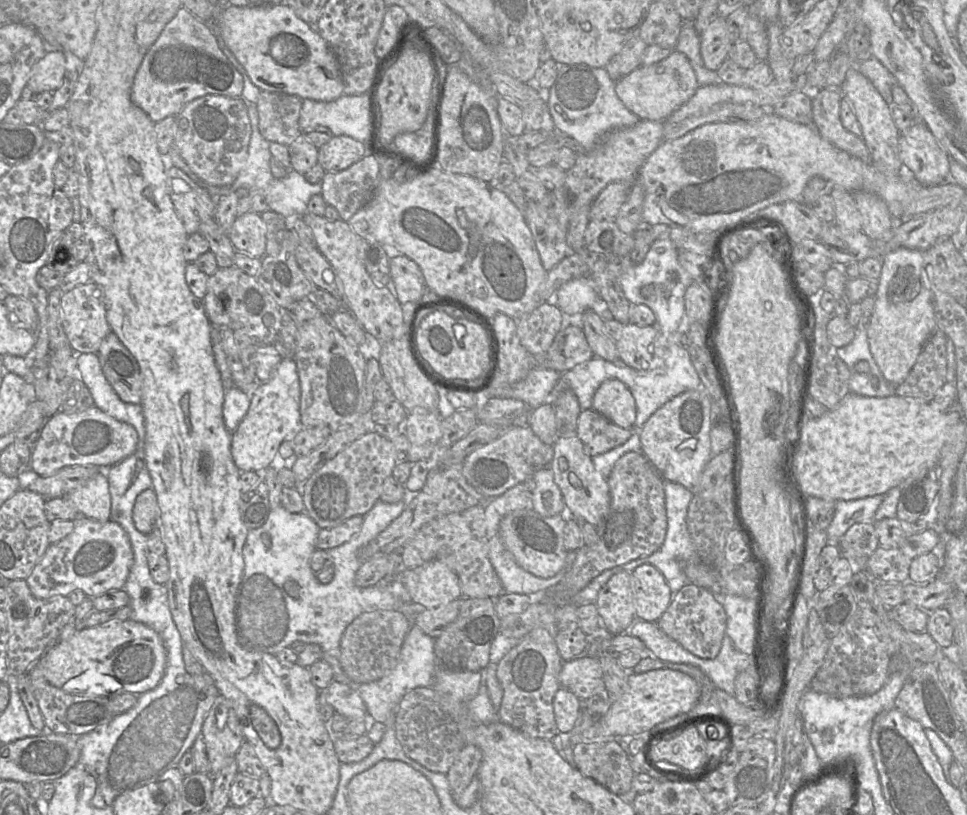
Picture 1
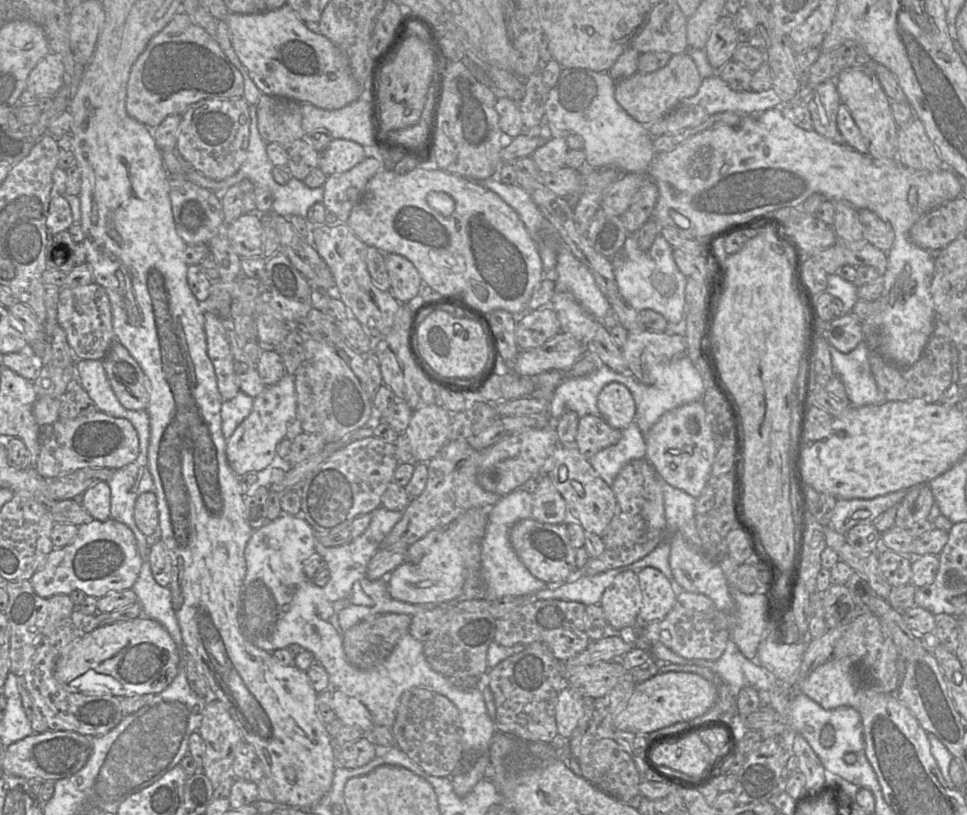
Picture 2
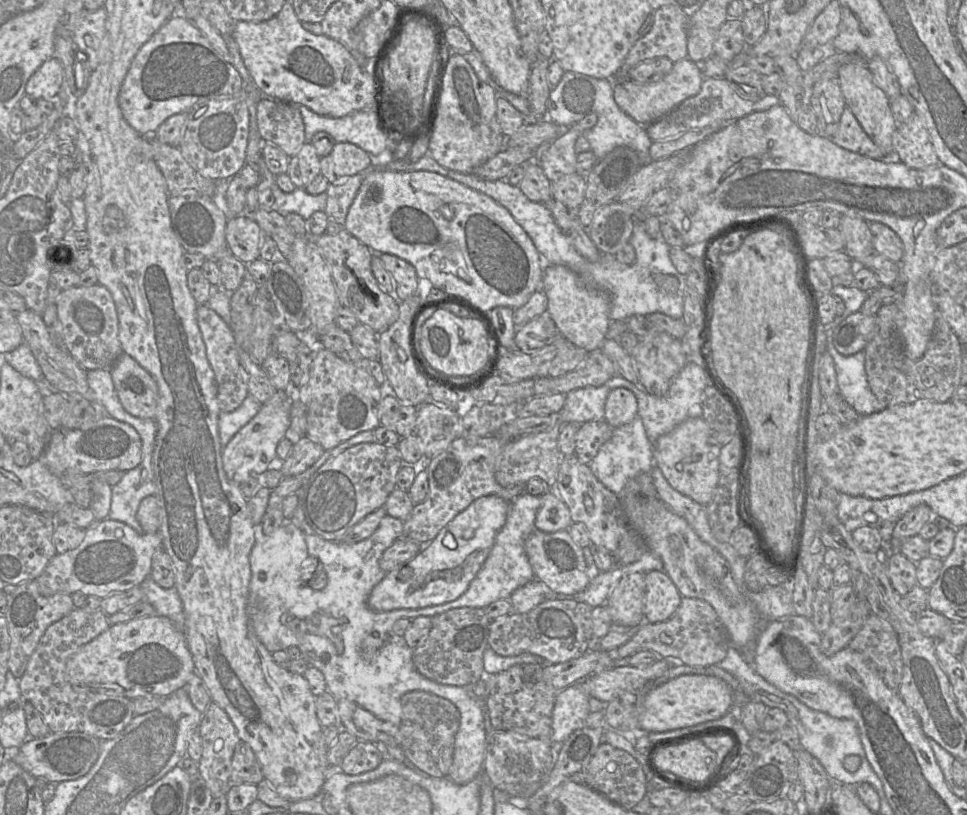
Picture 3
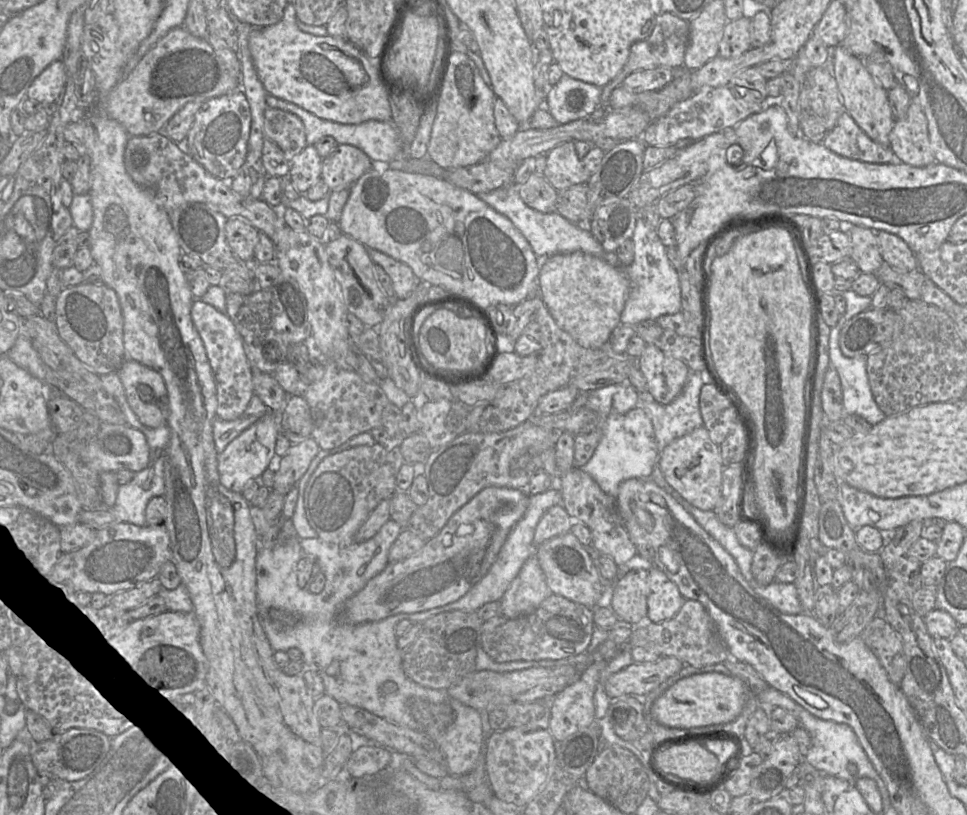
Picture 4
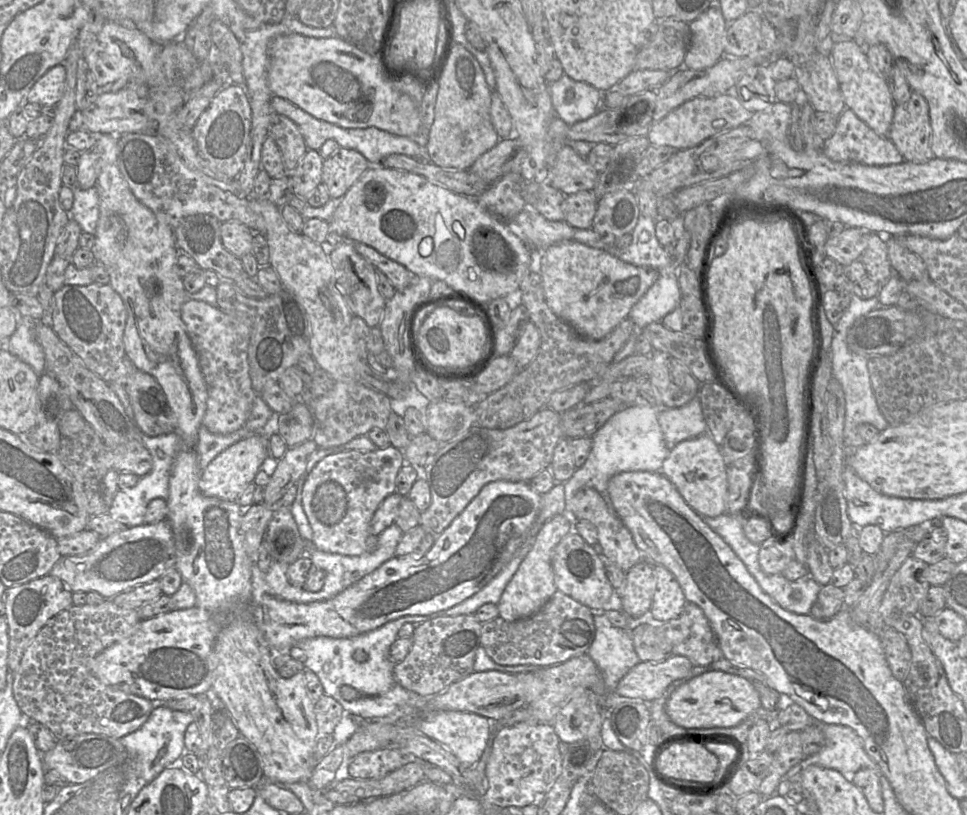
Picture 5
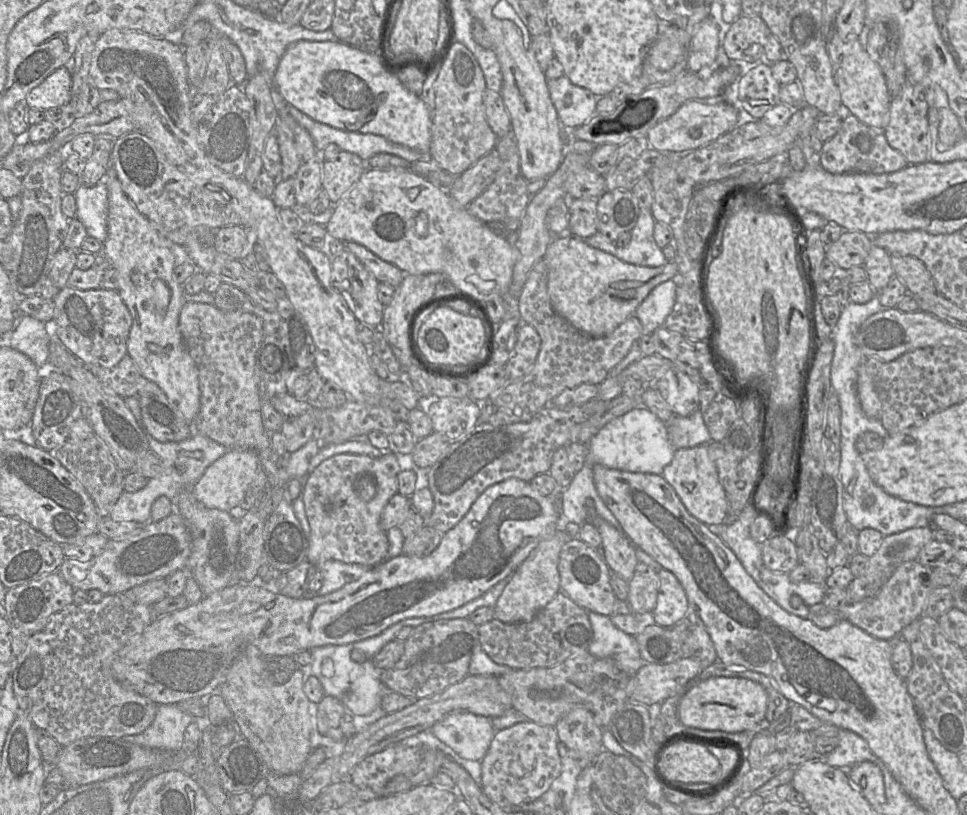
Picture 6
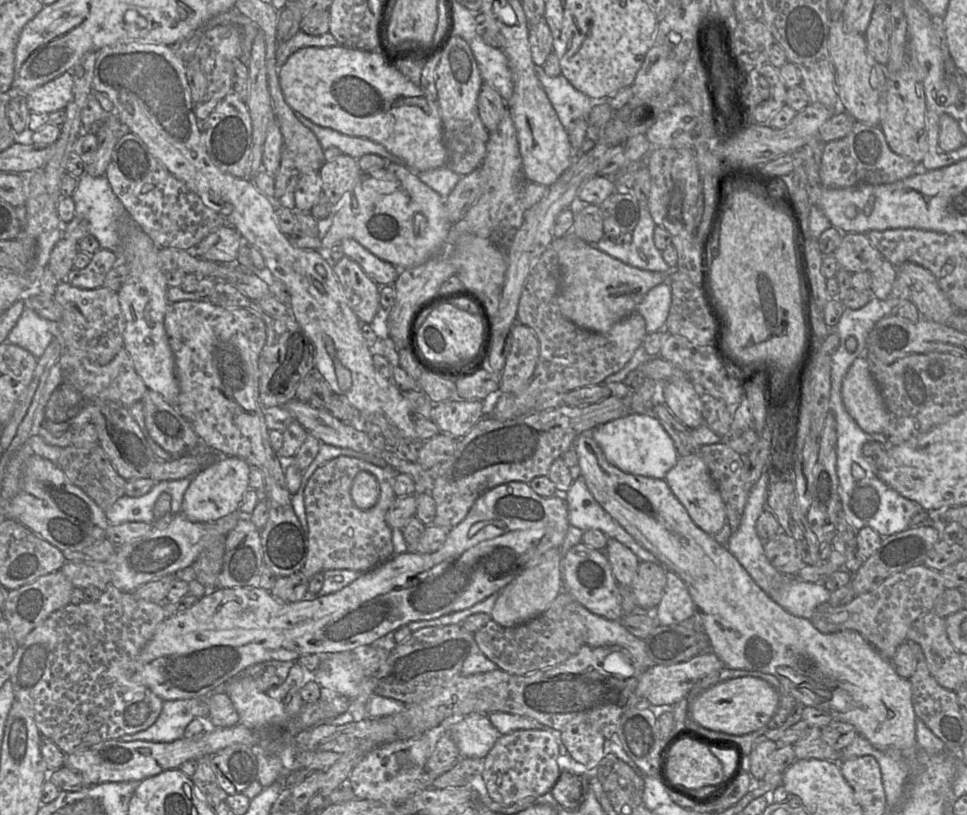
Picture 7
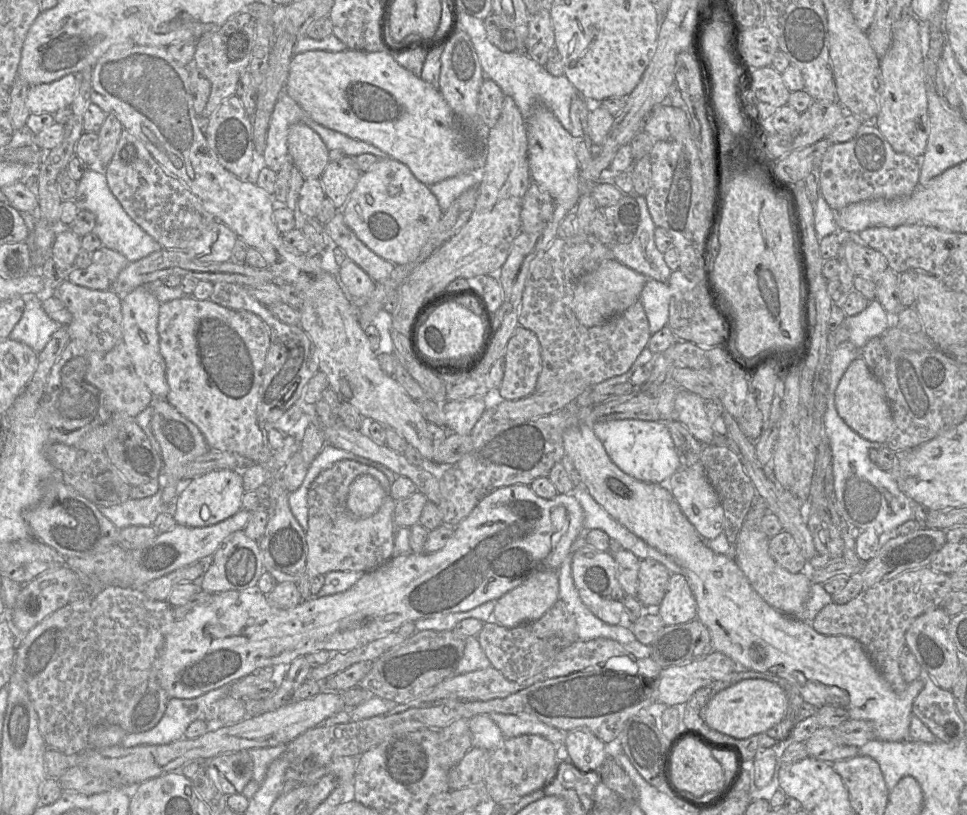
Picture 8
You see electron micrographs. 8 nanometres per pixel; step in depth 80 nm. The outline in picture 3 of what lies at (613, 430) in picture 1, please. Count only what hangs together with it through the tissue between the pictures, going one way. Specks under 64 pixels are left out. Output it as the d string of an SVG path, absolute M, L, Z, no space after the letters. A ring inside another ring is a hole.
M605 420L580 424L575 435L575 456L578 461L590 464L600 446L611 438L613 429Z

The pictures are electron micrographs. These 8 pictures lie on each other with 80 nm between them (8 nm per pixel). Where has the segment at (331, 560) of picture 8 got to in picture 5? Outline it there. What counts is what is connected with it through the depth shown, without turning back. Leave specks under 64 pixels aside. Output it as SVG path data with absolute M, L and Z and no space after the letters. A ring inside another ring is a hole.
M391 444L374 451L345 450L320 460L302 488L302 506L313 531L311 546L345 556L373 551L378 538L370 532L371 520L382 501L396 492L396 477L405 462L403 449Z

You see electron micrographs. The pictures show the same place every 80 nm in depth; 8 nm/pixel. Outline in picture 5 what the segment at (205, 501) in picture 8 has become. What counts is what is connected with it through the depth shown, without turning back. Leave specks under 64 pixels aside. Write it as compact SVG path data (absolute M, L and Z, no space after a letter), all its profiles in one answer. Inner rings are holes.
M260 434L244 438L217 455L204 470L199 480L201 493L229 502L237 502L251 484L264 460L270 455L268 439Z

